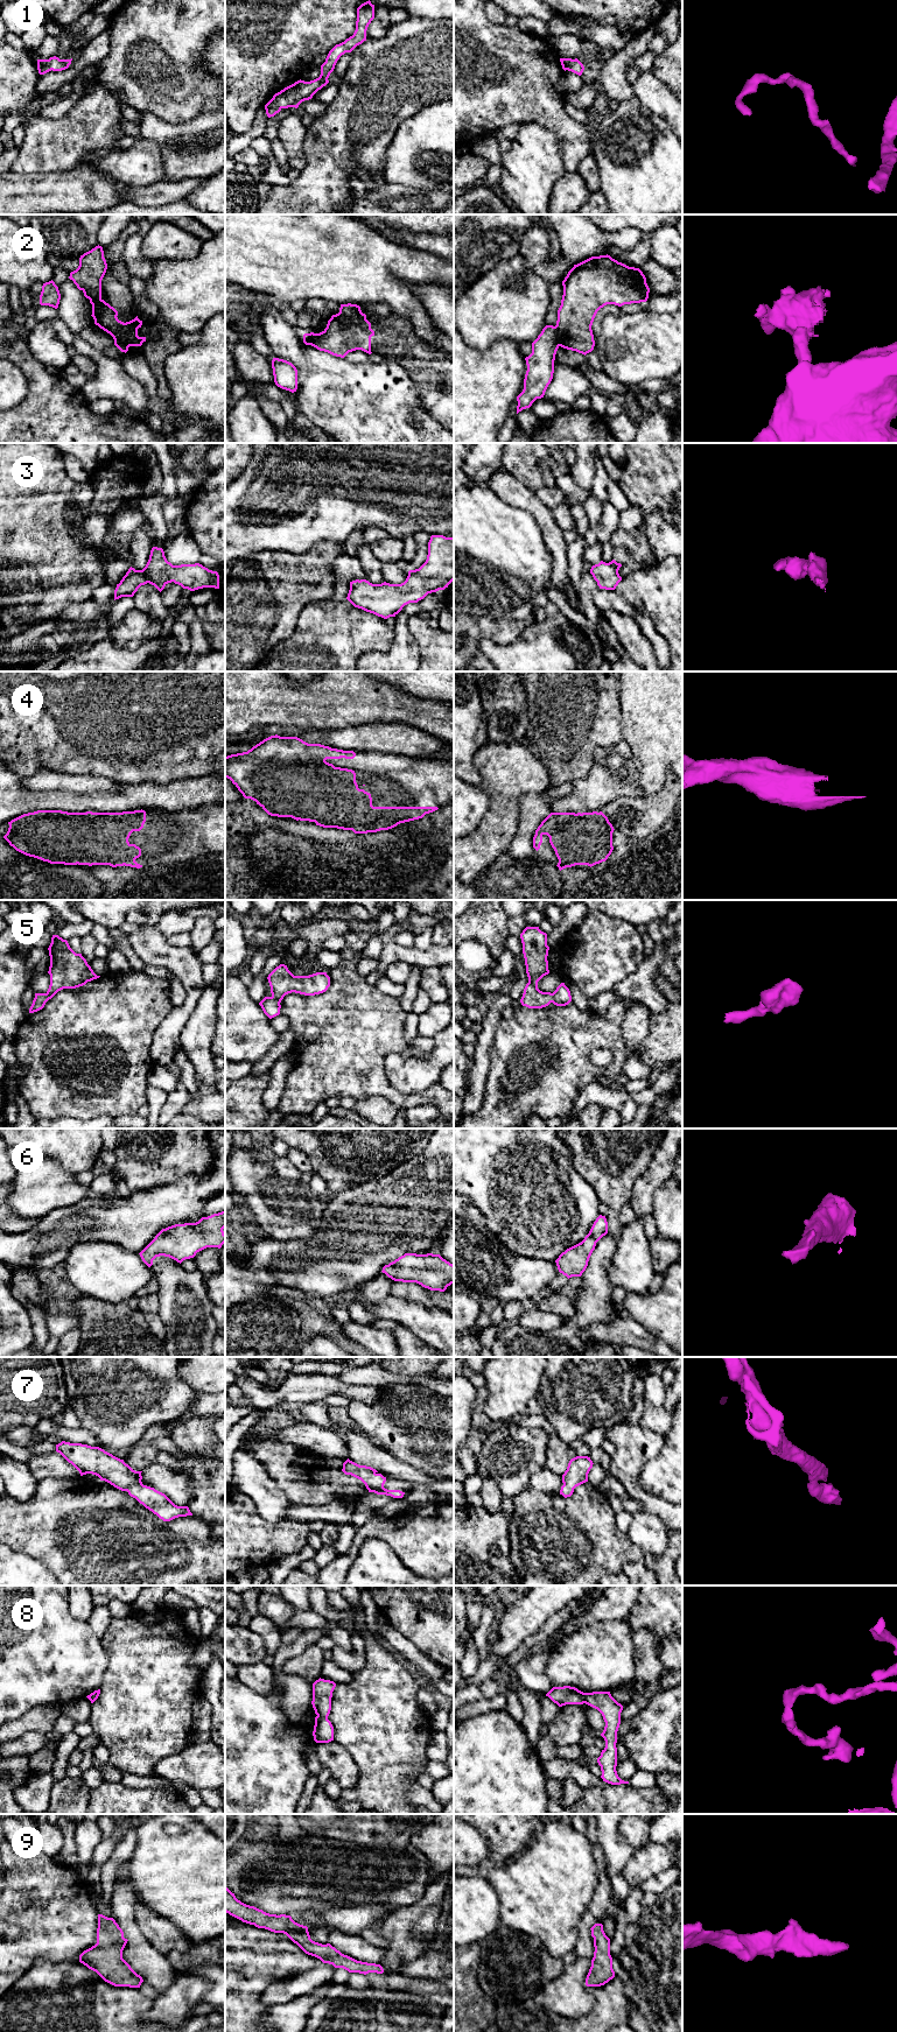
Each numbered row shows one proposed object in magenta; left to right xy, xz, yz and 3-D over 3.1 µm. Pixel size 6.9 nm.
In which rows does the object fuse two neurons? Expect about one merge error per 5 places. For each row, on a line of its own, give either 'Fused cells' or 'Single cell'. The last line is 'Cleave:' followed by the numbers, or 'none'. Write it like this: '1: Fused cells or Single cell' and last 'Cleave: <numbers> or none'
1: Single cell
2: Fused cells
3: Single cell
4: Single cell
5: Single cell
6: Single cell
7: Single cell
8: Fused cells
9: Single cell
Cleave: 2, 8

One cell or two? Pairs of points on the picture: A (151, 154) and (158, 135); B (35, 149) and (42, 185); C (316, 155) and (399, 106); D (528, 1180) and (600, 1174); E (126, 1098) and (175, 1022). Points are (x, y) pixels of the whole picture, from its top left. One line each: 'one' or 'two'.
A: two
B: two
C: one
D: two
E: two

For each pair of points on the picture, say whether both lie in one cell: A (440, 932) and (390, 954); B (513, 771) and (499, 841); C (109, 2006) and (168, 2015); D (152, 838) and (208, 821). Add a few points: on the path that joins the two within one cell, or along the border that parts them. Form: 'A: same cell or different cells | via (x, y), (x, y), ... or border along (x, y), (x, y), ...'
A: different cells | border along (433, 943), (441, 947)
B: same cell | via (504, 788), (503, 813), (499, 823)
C: different cells | border along (153, 2002), (152, 2006), (142, 2016), (142, 2019)
D: same cell | via (166, 837), (194, 832)

